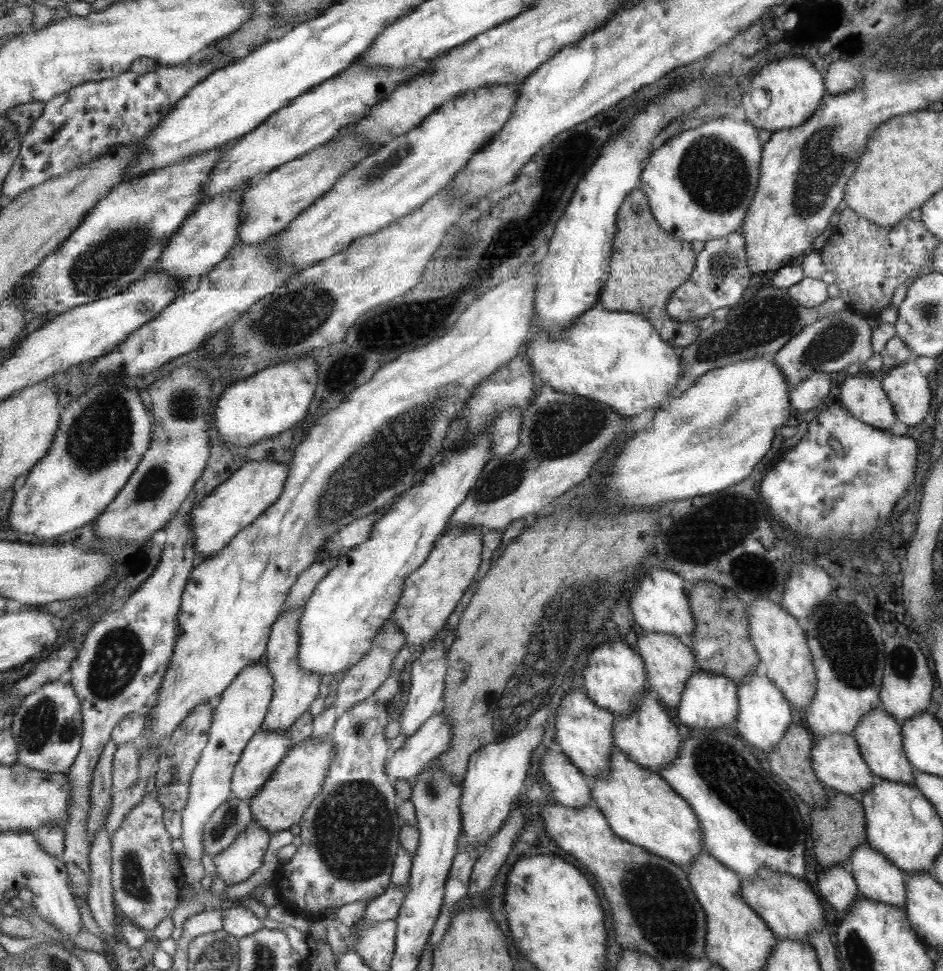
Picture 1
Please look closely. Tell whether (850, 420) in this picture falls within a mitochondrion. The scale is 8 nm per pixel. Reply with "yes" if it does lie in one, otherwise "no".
no

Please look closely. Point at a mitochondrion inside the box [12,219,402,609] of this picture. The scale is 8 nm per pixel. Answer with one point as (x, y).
(99, 436)

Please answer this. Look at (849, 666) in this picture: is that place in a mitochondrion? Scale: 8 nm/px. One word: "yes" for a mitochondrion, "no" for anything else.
yes

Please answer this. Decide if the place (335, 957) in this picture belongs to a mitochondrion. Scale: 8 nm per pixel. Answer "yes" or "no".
no

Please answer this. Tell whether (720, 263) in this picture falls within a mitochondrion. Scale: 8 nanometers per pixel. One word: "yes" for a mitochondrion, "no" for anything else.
yes

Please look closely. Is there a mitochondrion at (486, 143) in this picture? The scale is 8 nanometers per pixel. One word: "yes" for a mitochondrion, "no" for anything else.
no

